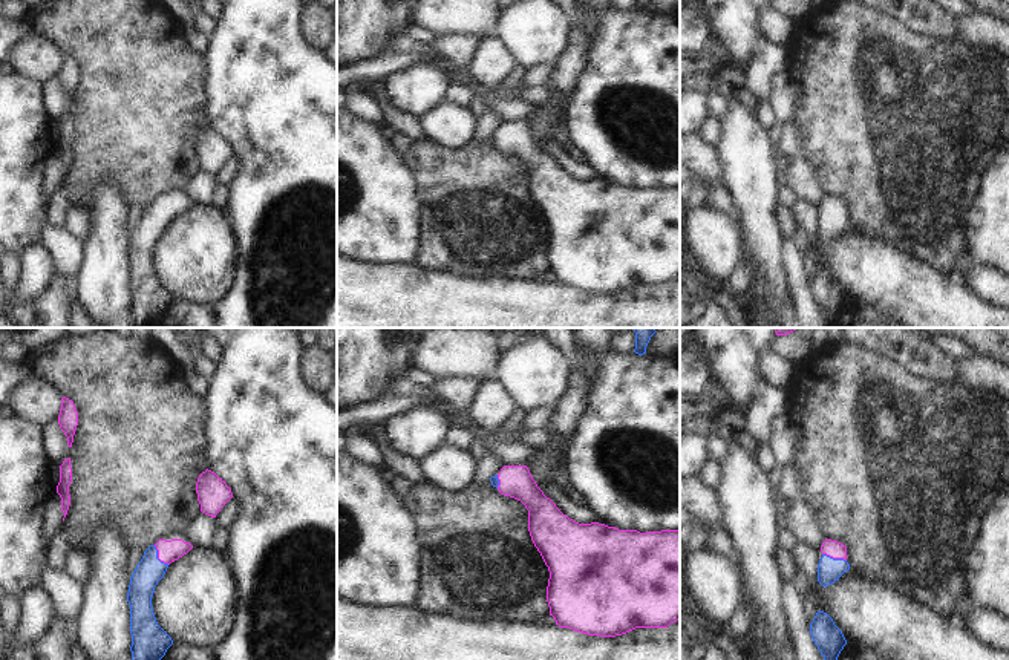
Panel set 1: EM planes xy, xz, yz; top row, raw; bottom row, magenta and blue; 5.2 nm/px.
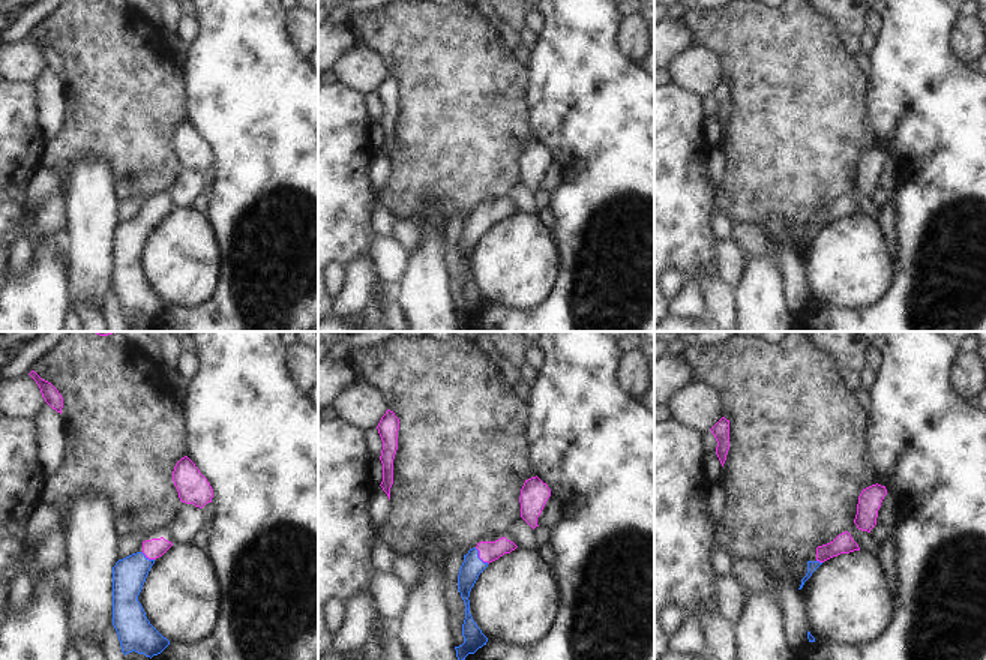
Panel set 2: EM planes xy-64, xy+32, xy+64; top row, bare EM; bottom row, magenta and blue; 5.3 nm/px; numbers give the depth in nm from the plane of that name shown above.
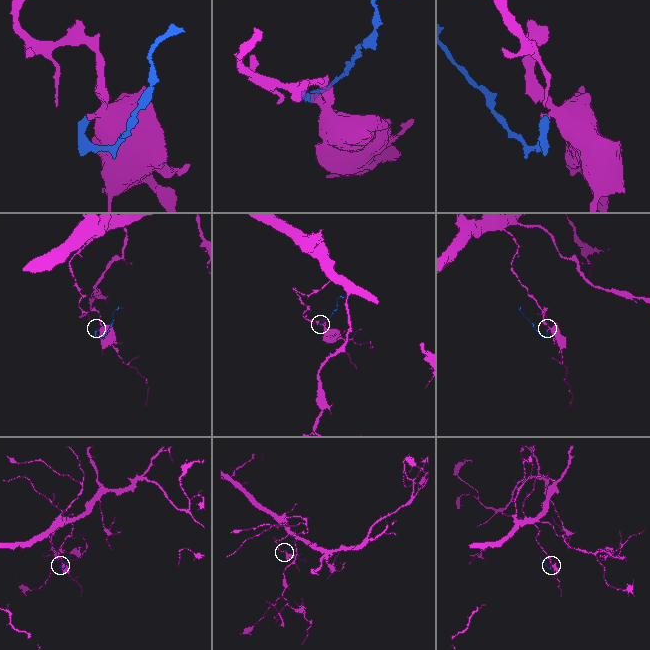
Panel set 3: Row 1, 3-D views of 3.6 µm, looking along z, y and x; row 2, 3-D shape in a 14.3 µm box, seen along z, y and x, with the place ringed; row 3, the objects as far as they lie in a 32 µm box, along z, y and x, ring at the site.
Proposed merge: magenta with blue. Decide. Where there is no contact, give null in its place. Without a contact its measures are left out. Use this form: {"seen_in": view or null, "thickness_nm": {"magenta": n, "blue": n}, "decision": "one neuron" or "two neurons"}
{"seen_in": "xy", "thickness_nm": {"magenta": 120, "blue": 150}, "decision": "one neuron"}

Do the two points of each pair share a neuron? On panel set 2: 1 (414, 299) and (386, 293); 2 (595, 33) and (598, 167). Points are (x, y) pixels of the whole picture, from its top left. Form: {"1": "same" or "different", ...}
{"1": "different", "2": "same"}

